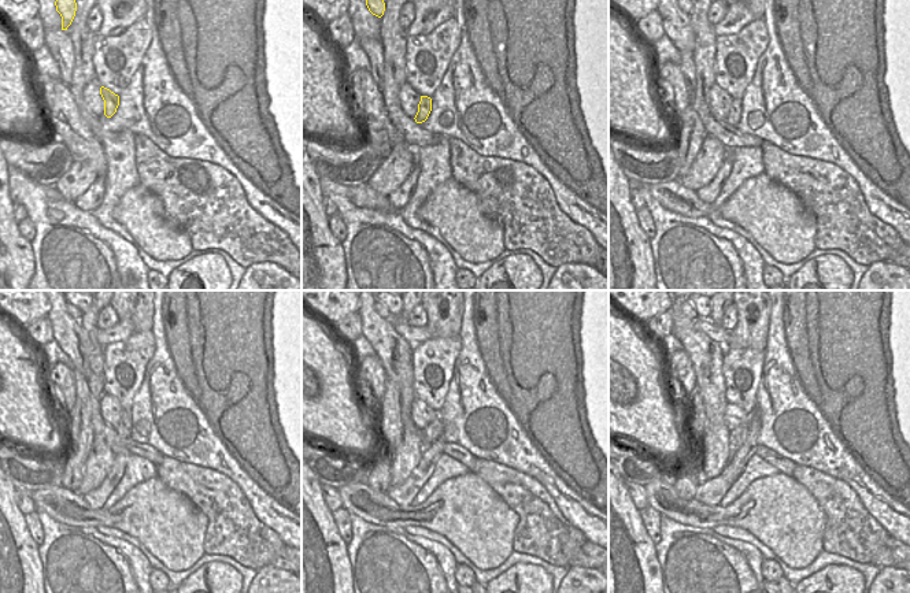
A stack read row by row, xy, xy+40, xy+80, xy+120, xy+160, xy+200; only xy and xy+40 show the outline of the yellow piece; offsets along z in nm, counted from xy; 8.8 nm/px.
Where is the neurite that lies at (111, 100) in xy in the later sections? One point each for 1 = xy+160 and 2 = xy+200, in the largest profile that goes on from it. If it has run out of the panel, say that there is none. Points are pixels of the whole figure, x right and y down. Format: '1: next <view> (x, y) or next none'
1: next xy+160 (433, 430)
2: next xy+200 (736, 437)

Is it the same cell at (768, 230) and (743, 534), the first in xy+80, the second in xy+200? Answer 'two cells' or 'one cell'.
two cells

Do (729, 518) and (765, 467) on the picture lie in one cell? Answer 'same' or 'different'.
different

